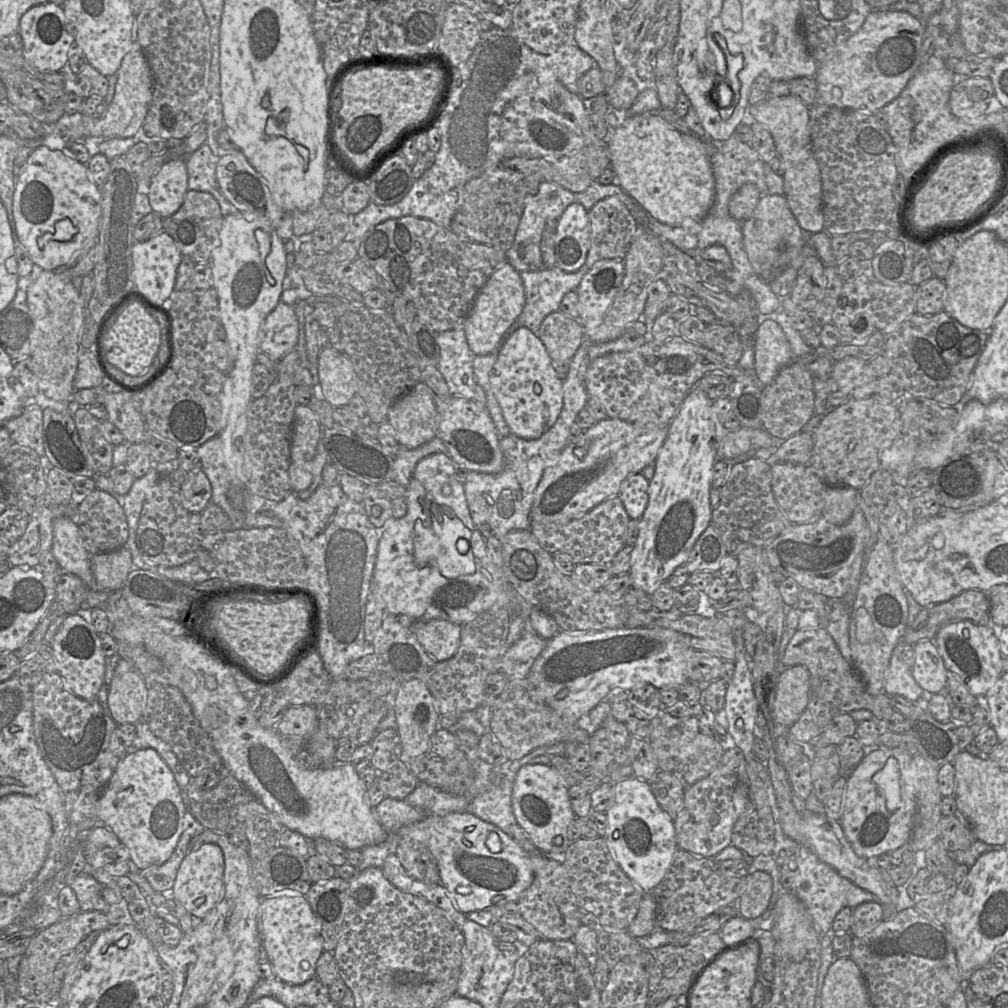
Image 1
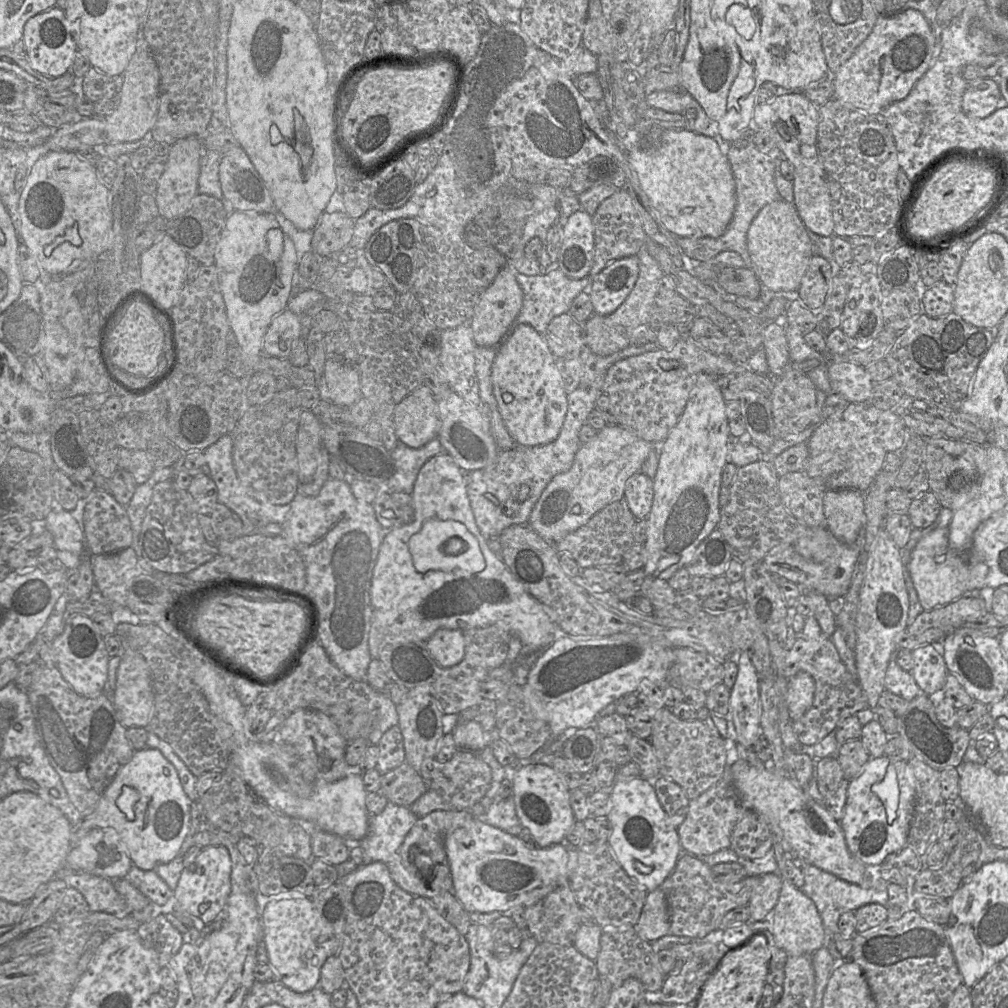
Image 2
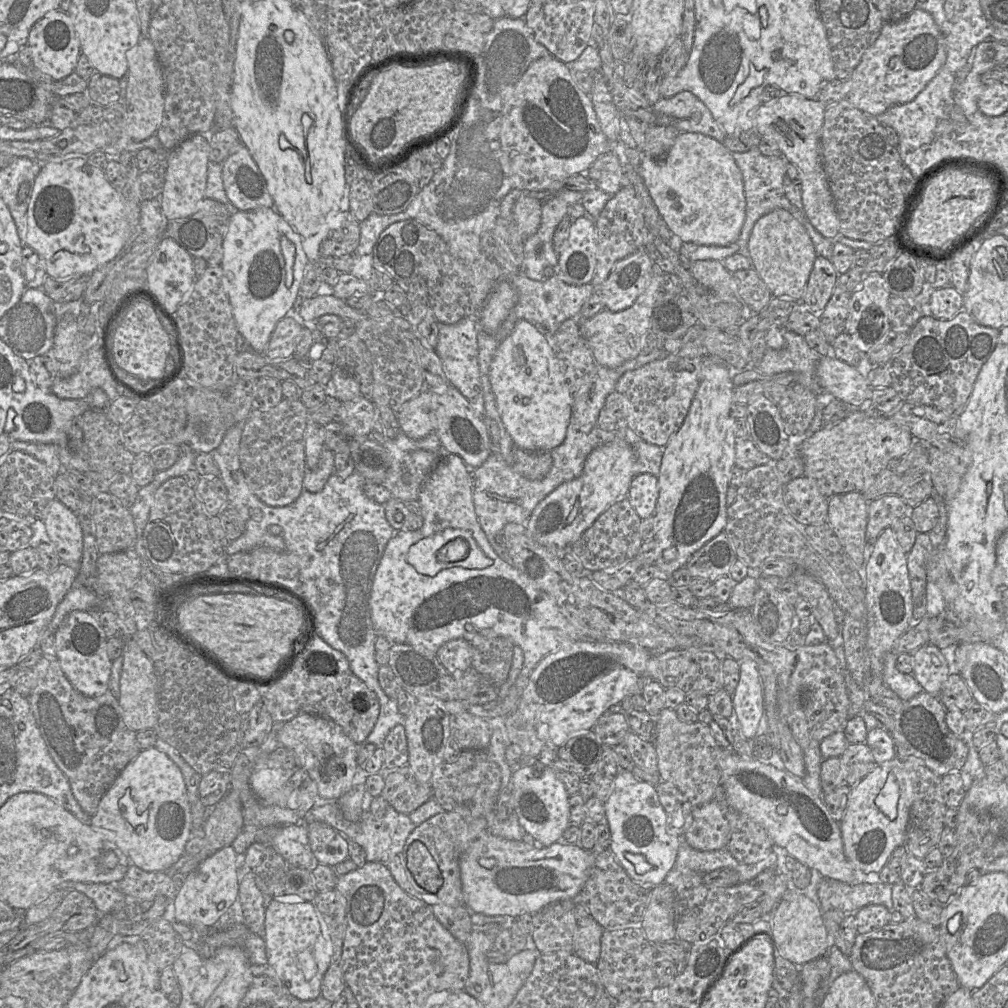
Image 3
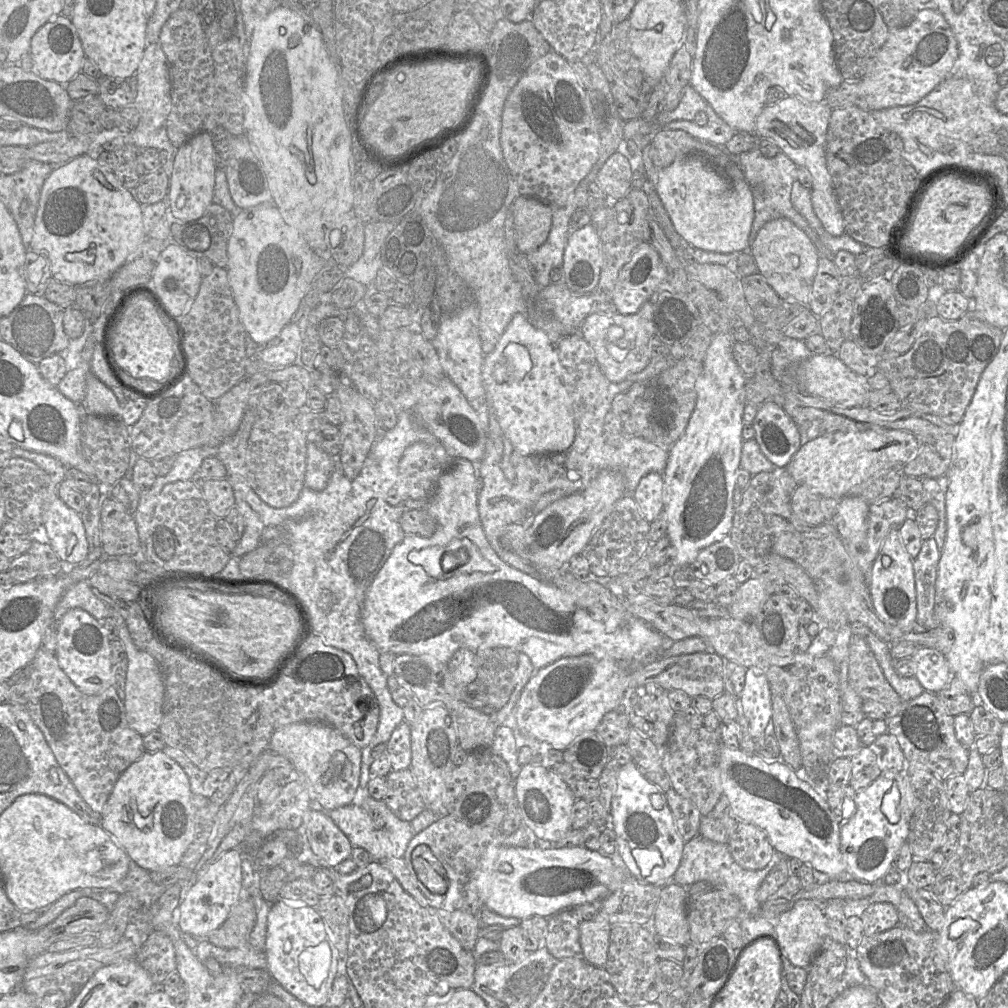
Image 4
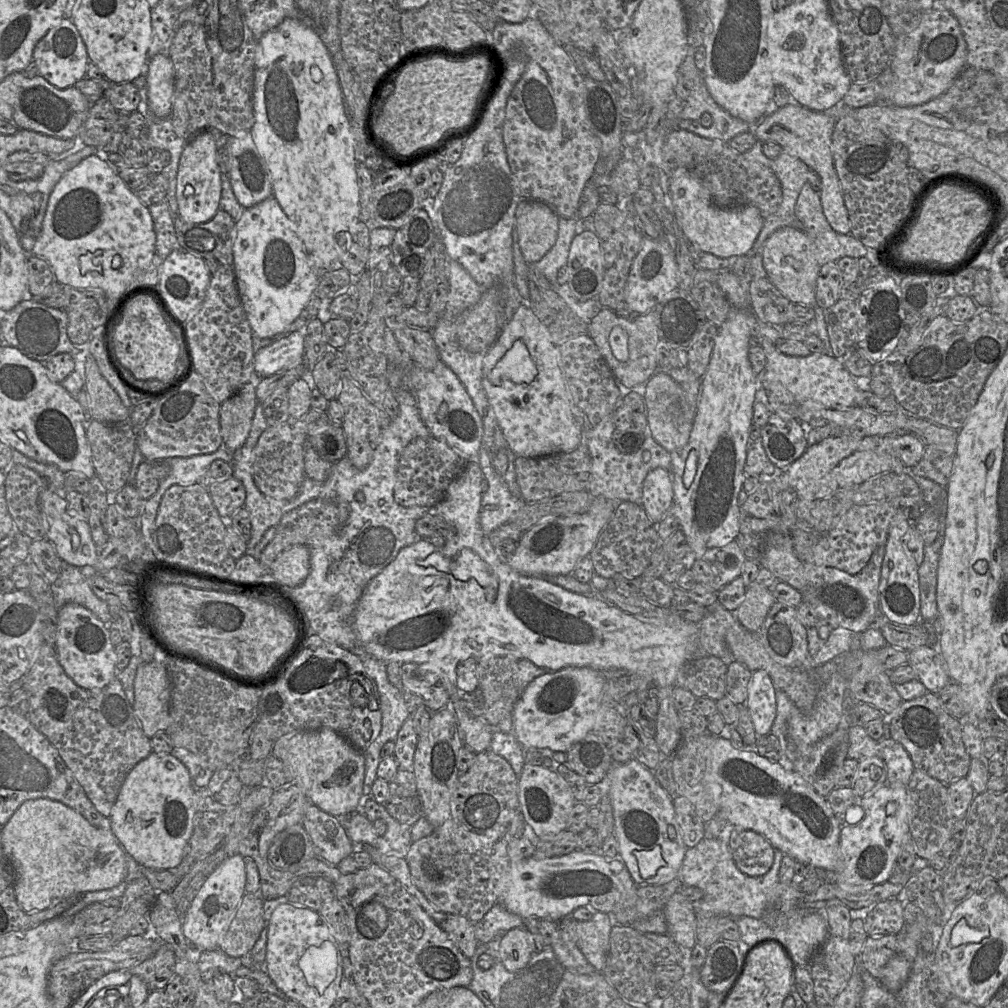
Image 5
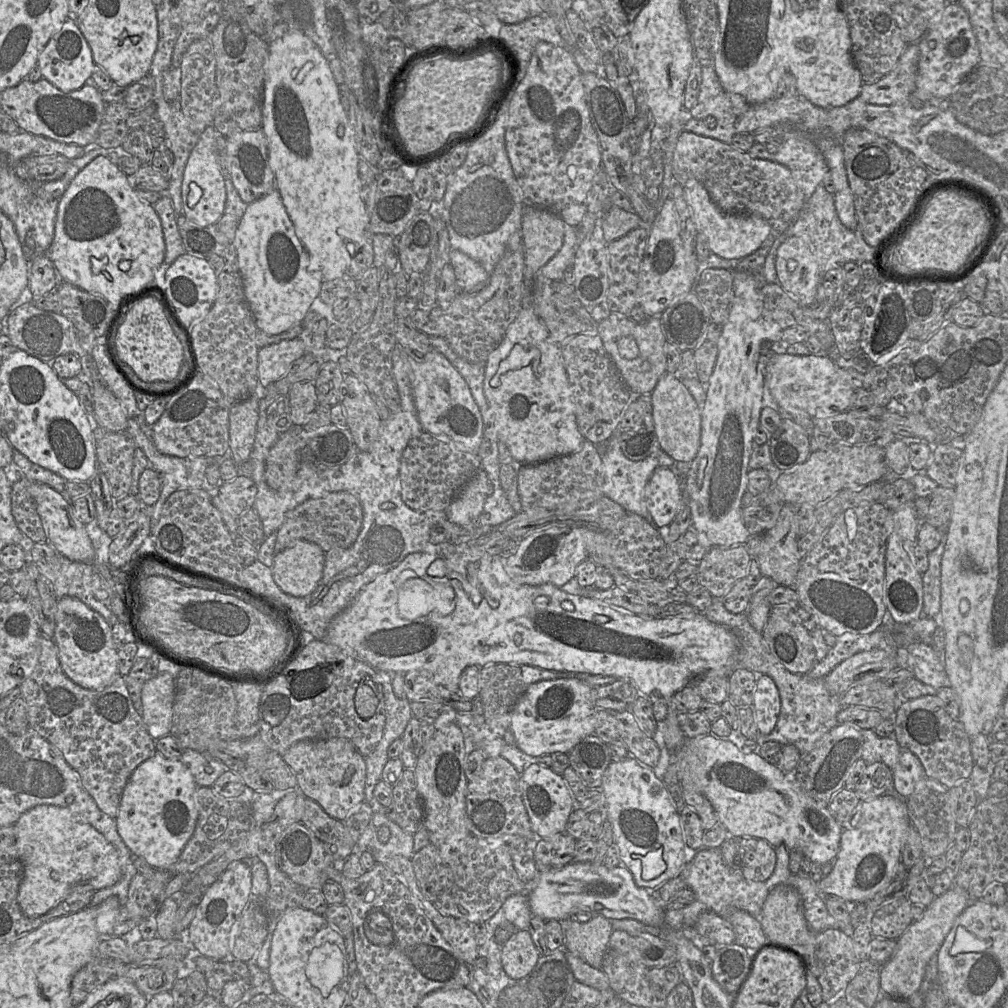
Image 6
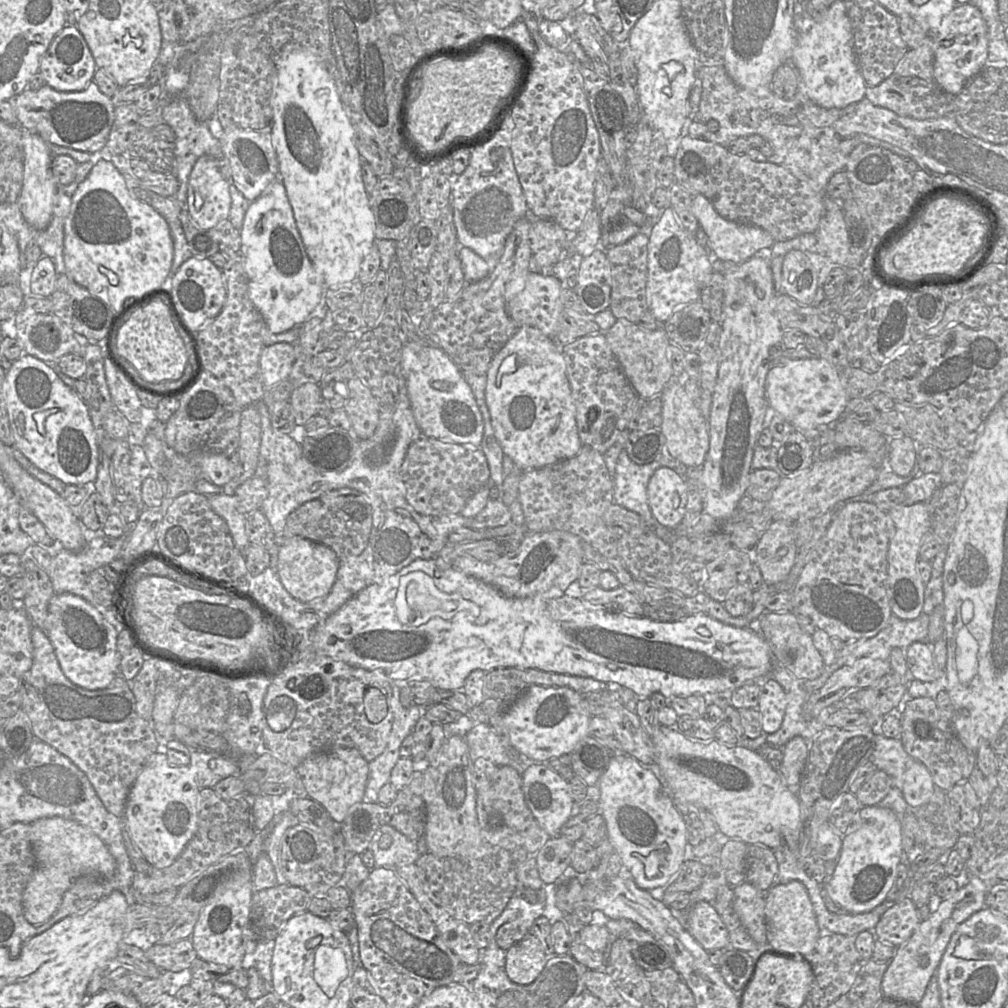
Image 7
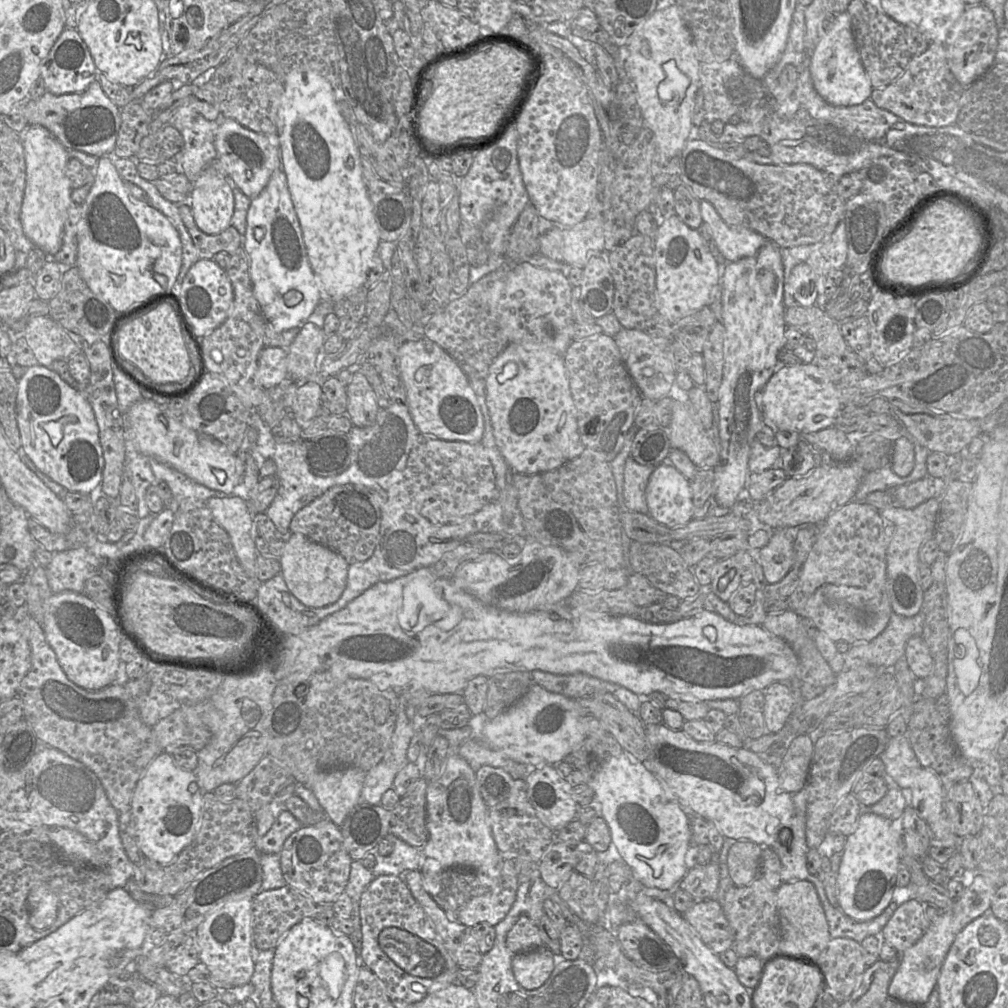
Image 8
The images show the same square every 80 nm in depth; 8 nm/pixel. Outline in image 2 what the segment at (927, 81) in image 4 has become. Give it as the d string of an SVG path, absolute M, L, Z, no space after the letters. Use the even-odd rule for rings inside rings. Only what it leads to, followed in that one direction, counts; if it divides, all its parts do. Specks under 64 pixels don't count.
M904 9L891 16L879 16L865 41L834 75L830 75L834 99L861 112L881 115L891 103L906 98L917 81L927 72L934 60L935 43L931 24L917 10Z

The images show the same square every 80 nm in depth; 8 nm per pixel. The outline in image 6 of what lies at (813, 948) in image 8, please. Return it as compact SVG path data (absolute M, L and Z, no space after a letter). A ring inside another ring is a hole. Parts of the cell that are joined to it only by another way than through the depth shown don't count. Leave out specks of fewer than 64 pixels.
M788 885L772 889L762 908L760 923L770 944L797 951L796 945L811 942L811 930L805 920L797 890Z

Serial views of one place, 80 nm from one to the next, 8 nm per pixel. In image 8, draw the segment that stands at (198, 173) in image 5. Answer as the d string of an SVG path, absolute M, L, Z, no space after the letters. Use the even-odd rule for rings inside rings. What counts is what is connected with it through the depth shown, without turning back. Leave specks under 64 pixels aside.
M206 167L192 184L190 208L197 226L206 234L219 234L231 226L234 195L228 183Z

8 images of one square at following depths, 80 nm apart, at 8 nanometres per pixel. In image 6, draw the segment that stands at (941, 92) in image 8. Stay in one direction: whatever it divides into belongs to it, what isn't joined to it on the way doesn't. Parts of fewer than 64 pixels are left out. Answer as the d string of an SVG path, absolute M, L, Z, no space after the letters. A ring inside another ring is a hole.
M907 44L900 56L895 68L883 78L872 84L863 84L859 98L863 101L876 105L912 104L924 105L923 103L911 103L912 95L916 89L918 73L919 47L918 44Z

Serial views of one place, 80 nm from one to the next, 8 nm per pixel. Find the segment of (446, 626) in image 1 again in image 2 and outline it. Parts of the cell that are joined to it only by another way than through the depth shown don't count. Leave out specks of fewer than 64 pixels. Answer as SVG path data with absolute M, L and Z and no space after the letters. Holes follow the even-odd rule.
M439 629L425 645L430 655L443 668L459 664L465 655L465 639L461 630Z

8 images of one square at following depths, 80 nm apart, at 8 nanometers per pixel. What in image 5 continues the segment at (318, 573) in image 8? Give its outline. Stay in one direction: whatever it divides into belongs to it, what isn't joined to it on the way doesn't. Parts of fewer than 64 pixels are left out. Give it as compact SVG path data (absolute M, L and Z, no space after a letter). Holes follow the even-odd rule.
M294 545L276 557L270 566L275 584L296 587L304 582L310 571L310 550L305 545Z

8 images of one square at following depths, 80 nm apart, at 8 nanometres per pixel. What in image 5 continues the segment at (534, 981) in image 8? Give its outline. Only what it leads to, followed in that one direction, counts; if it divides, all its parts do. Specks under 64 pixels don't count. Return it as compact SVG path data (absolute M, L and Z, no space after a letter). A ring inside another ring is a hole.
M523 926L506 932L499 943L499 956L504 967L510 972L523 969L534 954L531 935Z

